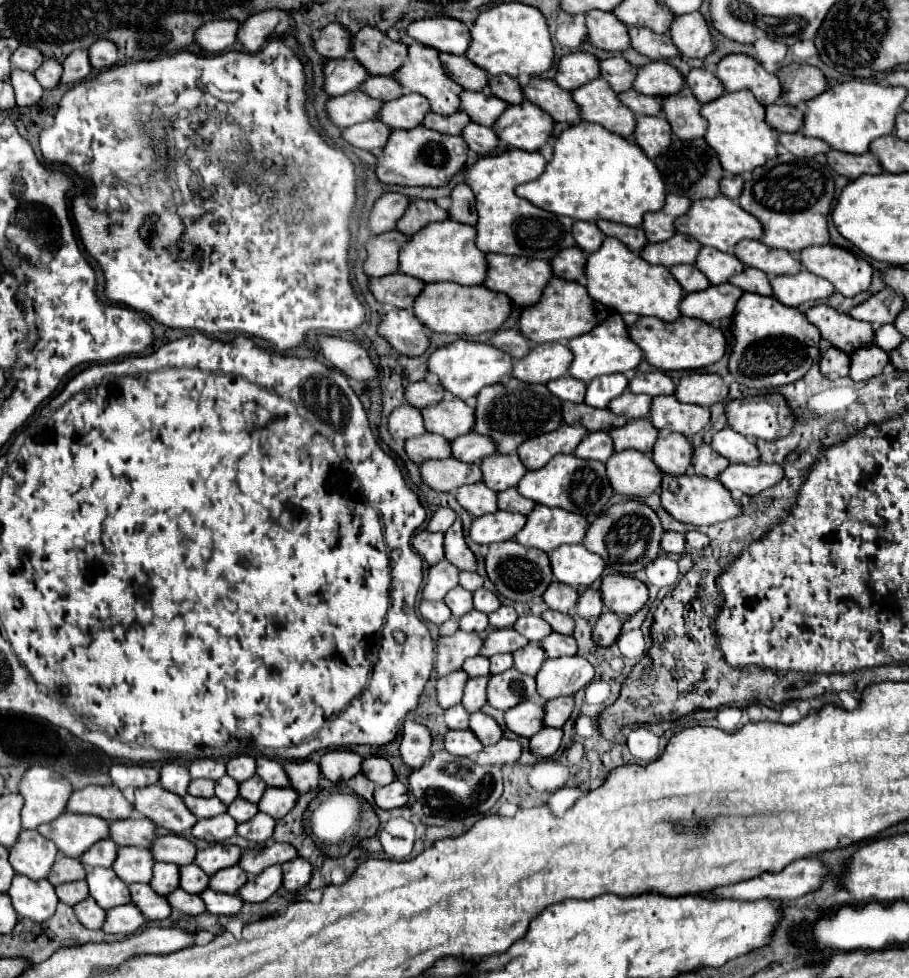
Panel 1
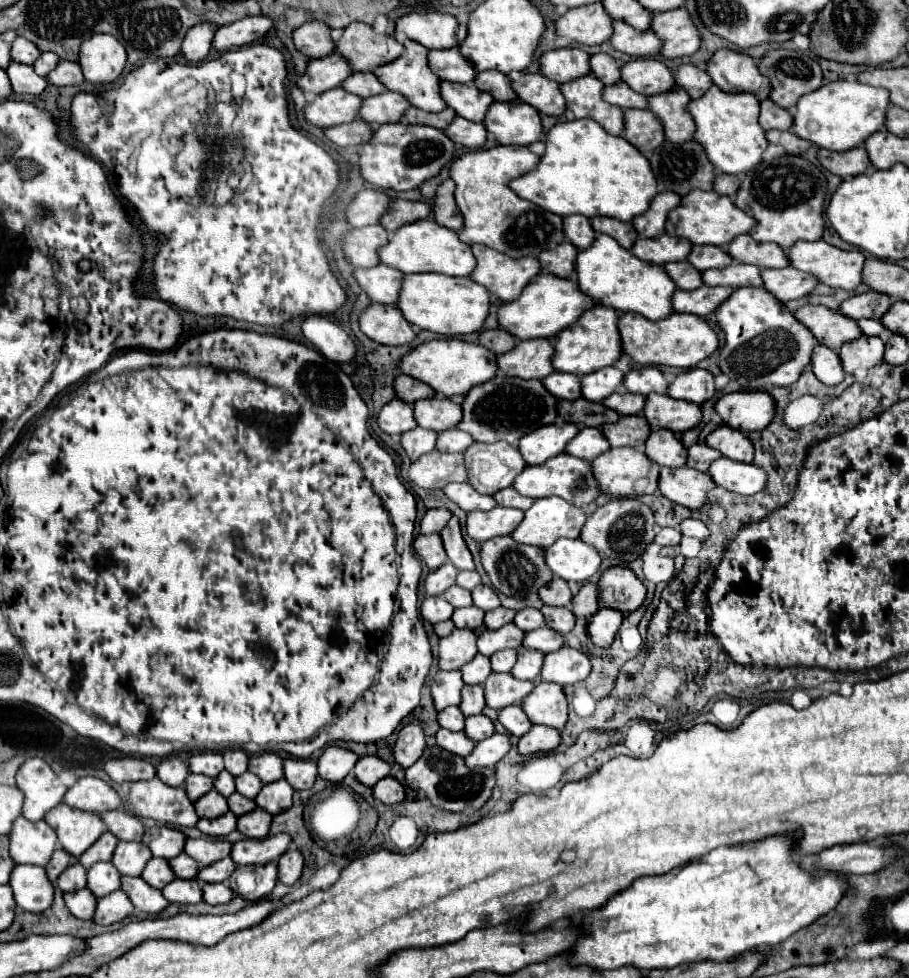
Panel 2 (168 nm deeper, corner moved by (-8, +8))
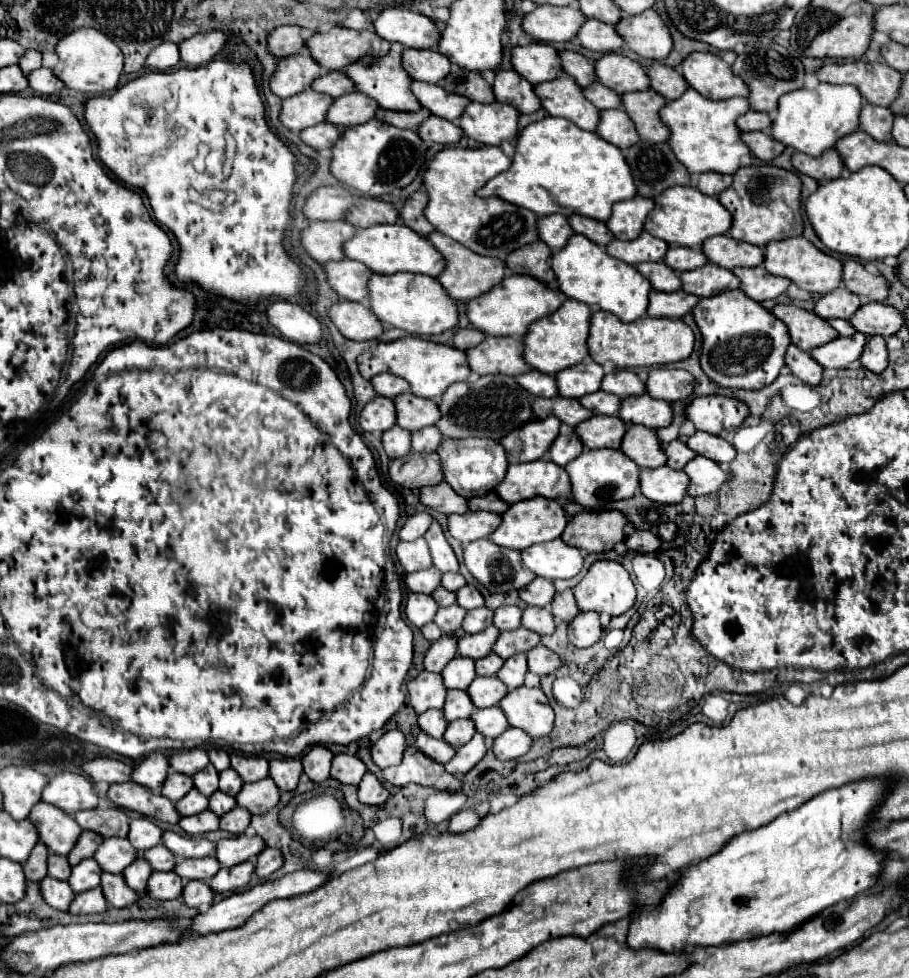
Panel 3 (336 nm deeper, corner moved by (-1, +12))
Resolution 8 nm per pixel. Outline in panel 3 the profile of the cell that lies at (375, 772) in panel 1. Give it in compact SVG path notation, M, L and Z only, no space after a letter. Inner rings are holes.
M337 754L331 762L331 778L335 778L341 784L357 786L365 772L365 764L351 754Z

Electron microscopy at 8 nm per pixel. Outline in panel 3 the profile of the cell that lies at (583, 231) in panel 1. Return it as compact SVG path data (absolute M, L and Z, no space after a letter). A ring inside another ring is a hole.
M561 214L537 218L537 232L541 242L545 242L553 252L561 250L561 246L565 246L567 238L573 234L573 230L569 230L569 222L565 222L565 216Z

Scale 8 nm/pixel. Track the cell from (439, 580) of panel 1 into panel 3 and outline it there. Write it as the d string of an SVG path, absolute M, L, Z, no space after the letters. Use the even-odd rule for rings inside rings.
M431 568L417 570L405 578L405 584L409 592L421 592L421 594L433 594L433 590L419 590L419 588L437 588L441 582L441 572Z

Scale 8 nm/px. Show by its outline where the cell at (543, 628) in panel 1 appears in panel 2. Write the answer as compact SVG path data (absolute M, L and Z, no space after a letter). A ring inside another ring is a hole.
M524 608L516 614L514 618L514 624L520 626L520 630L524 632L530 632L530 630L536 630L536 628L542 628L546 622L544 622L544 614L536 608Z

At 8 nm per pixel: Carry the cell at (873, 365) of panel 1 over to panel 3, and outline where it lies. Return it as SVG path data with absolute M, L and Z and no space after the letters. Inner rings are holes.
M857 332L849 338L839 336L833 342L827 342L823 346L817 346L811 350L811 356L815 362L819 362L823 368L845 368L847 364L855 362L861 356L861 350L867 342L867 336Z

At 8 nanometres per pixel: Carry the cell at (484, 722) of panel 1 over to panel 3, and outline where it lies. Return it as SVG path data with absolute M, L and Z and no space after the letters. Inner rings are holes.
M457 720L457 722L449 722L445 734L443 734L443 740L453 746L455 750L461 748L463 744L467 744L471 738L473 738L475 730L473 730L473 722L467 720Z

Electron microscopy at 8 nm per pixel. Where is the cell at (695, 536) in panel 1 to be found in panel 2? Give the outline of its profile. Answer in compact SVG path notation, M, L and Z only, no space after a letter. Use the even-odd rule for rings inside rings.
M688 518L688 520L684 520L684 522L680 524L680 532L682 532L682 536L692 536L692 538L698 538L700 542L710 536L708 526L706 526L704 522L692 520L692 518Z

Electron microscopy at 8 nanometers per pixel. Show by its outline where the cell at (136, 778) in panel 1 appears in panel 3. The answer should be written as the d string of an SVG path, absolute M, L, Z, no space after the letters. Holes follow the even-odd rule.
M113 758L89 760L89 762L85 762L81 766L81 770L93 782L107 782L107 784L125 782L125 780L129 780L129 774L131 774L131 766L129 764L123 764L121 760L113 760Z

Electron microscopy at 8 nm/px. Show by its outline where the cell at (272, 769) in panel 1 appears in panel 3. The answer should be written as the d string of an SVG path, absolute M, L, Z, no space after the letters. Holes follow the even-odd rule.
M231 754L231 768L241 776L243 782L257 782L267 778L269 764L265 758L259 756L241 756Z

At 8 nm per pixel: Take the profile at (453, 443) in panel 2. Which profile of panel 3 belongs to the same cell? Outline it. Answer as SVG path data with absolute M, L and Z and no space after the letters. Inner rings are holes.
M427 426L423 430L417 430L411 434L411 448L415 452L435 452L441 444L441 434L437 434L435 426Z

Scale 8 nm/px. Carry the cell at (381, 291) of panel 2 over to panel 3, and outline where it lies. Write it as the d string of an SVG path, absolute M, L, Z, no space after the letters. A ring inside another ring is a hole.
M337 260L337 262L325 262L323 264L327 272L327 282L333 288L335 294L343 300L365 304L365 282L369 280L371 270L365 270L361 262L353 260Z

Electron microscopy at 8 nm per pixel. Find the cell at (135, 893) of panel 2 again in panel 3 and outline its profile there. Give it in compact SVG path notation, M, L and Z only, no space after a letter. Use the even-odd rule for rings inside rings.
M103 872L101 874L101 890L103 890L107 902L115 908L125 908L125 906L137 902L137 892L129 890L129 886L121 878L121 874Z

